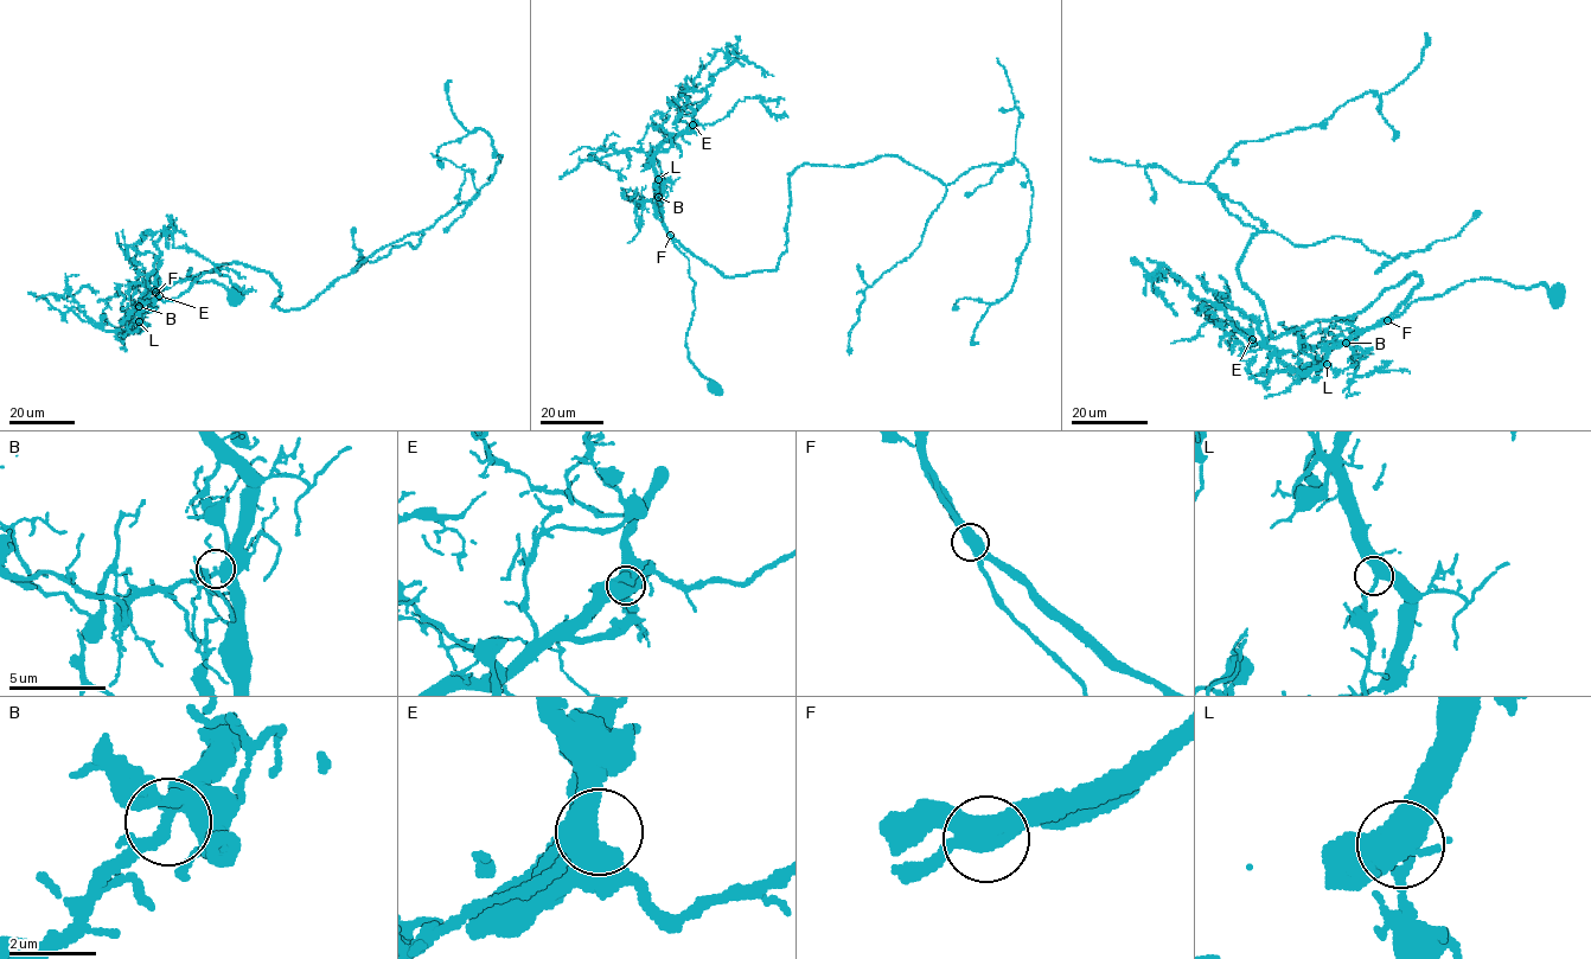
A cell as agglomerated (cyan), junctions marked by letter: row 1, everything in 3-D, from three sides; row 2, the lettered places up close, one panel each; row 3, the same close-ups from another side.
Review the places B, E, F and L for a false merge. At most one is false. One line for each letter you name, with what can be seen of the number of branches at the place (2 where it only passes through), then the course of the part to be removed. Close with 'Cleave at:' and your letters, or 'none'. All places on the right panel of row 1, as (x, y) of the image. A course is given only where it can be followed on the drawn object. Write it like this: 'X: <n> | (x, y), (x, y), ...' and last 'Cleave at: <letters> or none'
Cleave at: none

